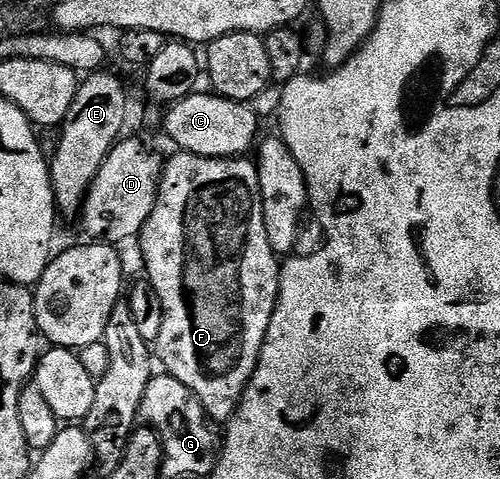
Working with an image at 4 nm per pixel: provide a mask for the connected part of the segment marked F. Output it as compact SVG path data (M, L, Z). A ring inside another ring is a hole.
M174 152L171 158L165 159L162 167L162 179L158 185L158 199L152 208L152 216L144 224L140 235L142 242L142 258L146 261L145 277L156 288L156 296L160 296L160 304L164 308L164 324L160 324L160 336L156 343L156 358L162 361L161 369L180 380L197 396L211 423L229 423L242 403L242 393L246 390L254 369L258 366L258 357L264 344L264 336L268 332L268 324L272 320L272 312L278 303L278 275L280 258L275 254L272 244L268 244L268 228L264 224L264 208L260 196L257 165L249 157L237 158L205 158L185 152Z

